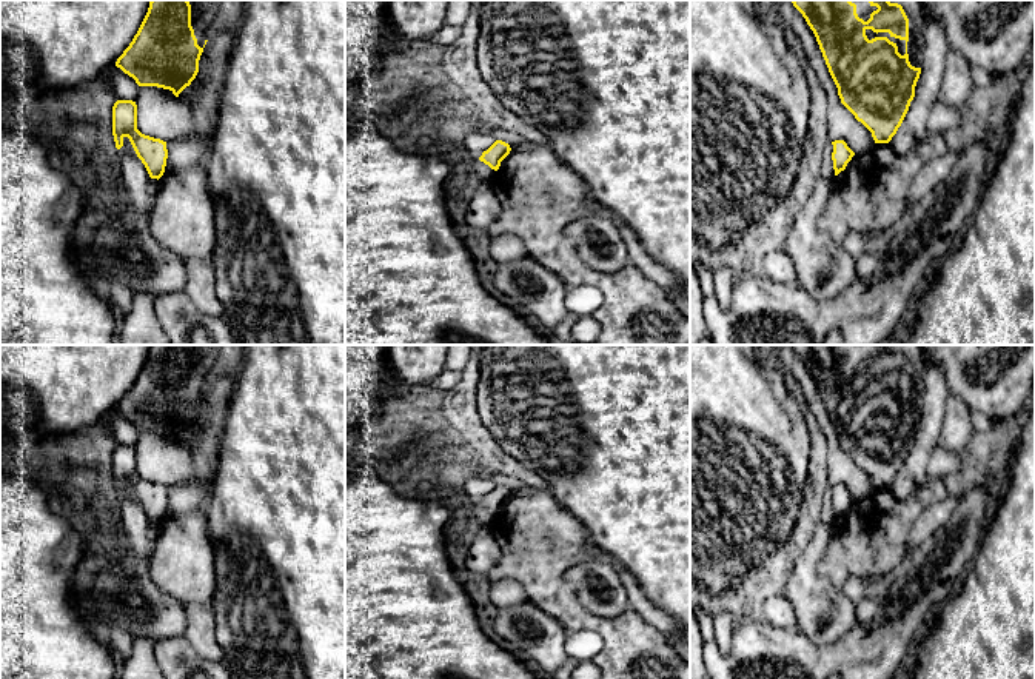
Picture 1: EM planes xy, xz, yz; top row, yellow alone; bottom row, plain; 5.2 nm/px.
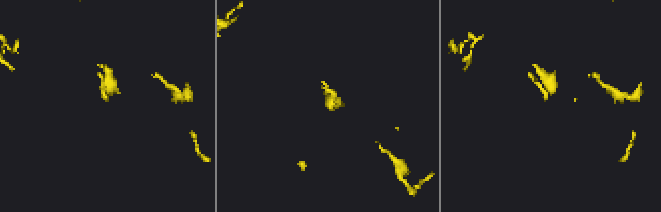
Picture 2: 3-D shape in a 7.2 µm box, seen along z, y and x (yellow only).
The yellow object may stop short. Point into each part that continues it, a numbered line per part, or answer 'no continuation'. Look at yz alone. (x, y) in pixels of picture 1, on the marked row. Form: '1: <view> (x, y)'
1: yz (901, 43)

